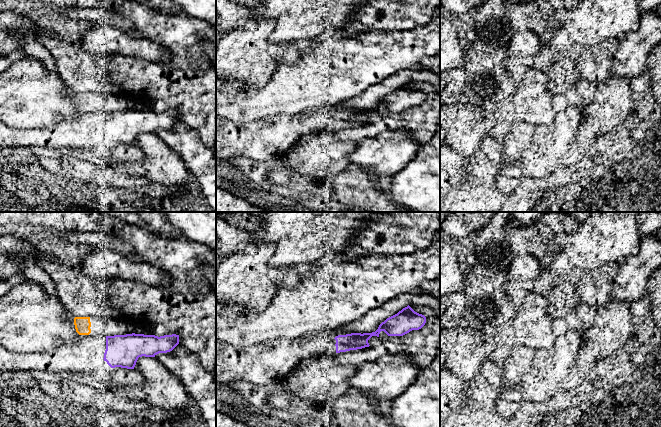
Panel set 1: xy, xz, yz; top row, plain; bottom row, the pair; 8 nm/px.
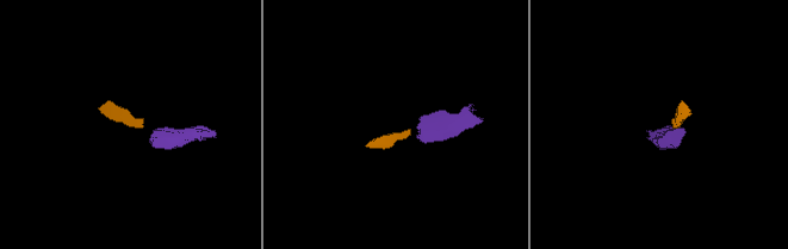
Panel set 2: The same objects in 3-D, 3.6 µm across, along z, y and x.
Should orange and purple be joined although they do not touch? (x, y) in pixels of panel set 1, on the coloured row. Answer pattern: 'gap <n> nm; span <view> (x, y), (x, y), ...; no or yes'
gap 130 nm; span xy (90, 332), (106, 336); no

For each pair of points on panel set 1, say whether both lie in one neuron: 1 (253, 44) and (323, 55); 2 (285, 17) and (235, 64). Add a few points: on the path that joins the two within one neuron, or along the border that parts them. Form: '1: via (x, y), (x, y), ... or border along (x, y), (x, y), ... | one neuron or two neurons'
1: border along (300, 57), (292, 64), (281, 63), (278, 67) | two neurons
2: border along (252, 19), (271, 18), (269, 39), (292, 42) | two neurons

